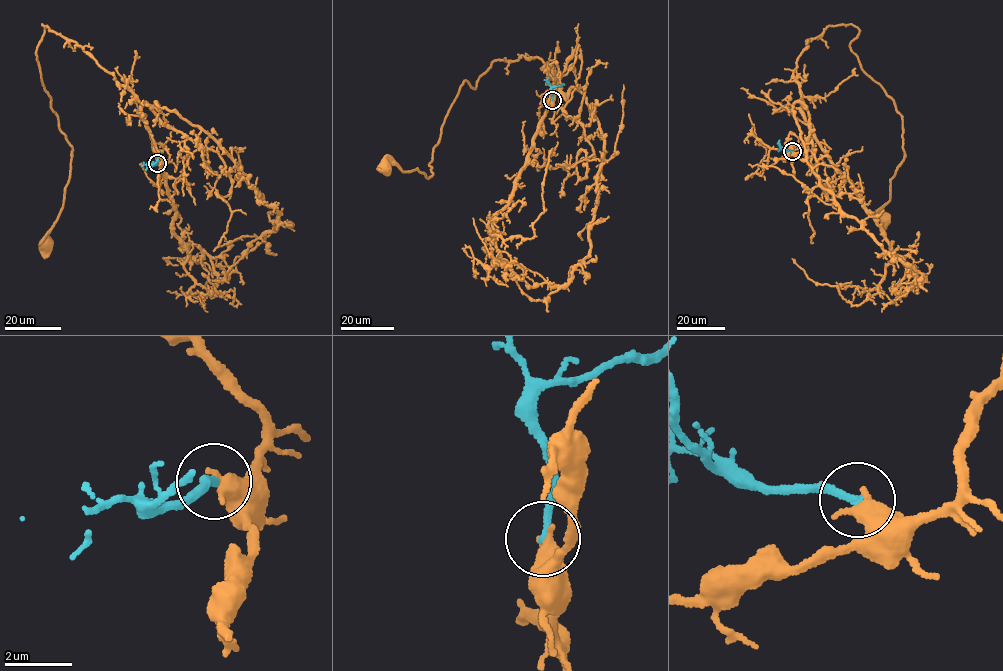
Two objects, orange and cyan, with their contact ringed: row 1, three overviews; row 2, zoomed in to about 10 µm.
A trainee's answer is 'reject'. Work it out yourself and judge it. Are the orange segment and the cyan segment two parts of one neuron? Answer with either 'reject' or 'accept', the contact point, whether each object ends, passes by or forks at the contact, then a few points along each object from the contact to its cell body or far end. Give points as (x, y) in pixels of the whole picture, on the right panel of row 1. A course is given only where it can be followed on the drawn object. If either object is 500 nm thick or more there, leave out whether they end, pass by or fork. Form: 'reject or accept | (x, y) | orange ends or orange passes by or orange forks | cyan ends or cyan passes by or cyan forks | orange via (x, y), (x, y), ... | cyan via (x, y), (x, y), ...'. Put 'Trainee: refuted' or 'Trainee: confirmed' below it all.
reject | (792, 151) | orange via (792, 152), (813, 137), (799, 55), (828, 26), (853, 25), (850, 49), (902, 120), (885, 221) | cyan via (792, 151), (783, 149), (779, 140)
Trainee: confirmed

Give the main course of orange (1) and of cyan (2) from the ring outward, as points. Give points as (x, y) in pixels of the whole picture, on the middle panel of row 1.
1: (552, 100), (545, 113), (556, 83), (547, 62), (495, 60), (475, 88), (463, 82), (430, 176), (383, 168)
2: (552, 99), (552, 88), (564, 84)

